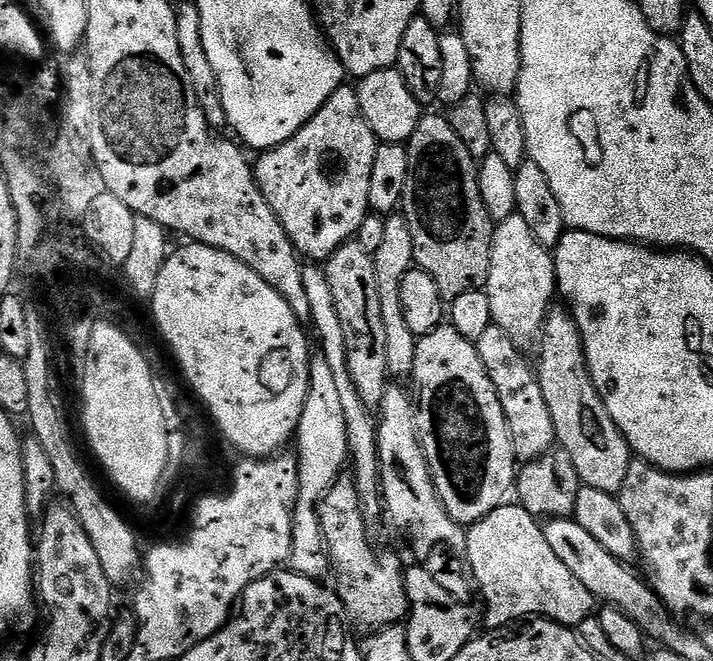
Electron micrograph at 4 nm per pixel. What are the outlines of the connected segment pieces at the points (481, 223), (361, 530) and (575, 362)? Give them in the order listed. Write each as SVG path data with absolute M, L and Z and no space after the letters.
M440 114L440 116L421 115L416 127L416 133L412 135L411 140L407 141L406 147L408 149L408 157L410 158L410 174L406 178L402 212L410 226L410 238L414 238L415 267L420 268L426 274L430 274L430 278L434 278L434 282L438 282L438 290L446 302L451 302L454 298L458 298L458 294L481 291L487 285L488 275L490 274L490 250L492 249L494 221L490 218L490 214L482 202L482 190L478 186L478 178L481 176L478 161L472 157L470 150L466 150L466 145L458 139L458 134L454 134L448 117L444 114Z
M337 482L332 485L323 499L319 503L320 526L323 532L323 547L326 549L326 555L330 561L331 571L335 574L335 591L344 603L345 613L349 617L356 616L356 620L364 628L379 630L388 628L392 625L399 625L407 617L410 611L408 603L408 588L404 585L405 565L400 565L400 560L392 552L384 552L379 556L372 549L372 540L368 537L369 521L365 519L361 511L359 492L355 483Z
M549 311L544 319L544 330L538 337L540 357L534 360L536 378L542 386L542 398L546 398L550 418L554 418L556 444L570 454L583 487L619 493L622 482L626 482L626 470L630 470L634 453L618 426L614 426L614 418L610 418L610 410L606 410L594 386L594 378L590 378L582 334L572 320L571 311L556 311Z

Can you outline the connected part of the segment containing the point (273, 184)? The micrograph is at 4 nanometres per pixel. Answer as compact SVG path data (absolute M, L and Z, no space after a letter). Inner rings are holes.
M342 86L334 90L332 97L298 129L286 142L261 151L254 160L256 181L278 222L292 239L292 244L301 257L312 262L324 262L349 240L355 237L356 231L370 209L370 173L374 166L374 154L378 141L374 130L362 118L362 106L358 103L355 87Z

